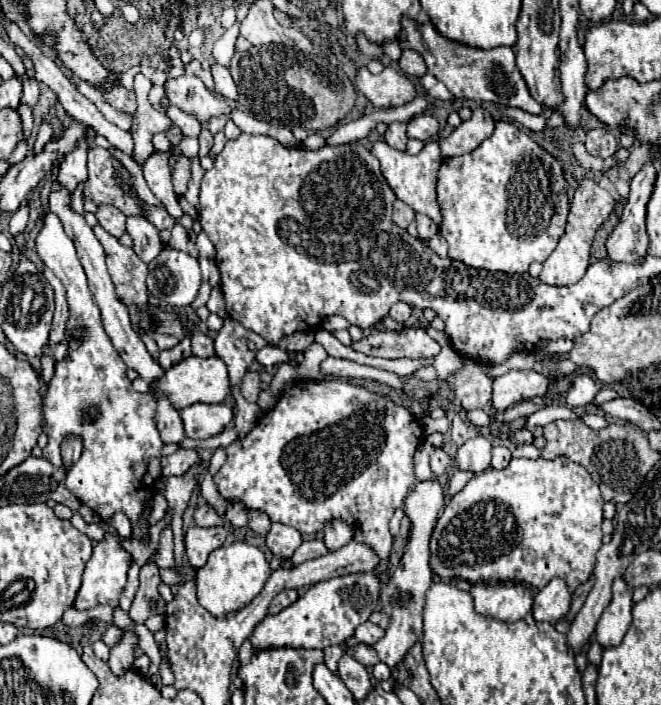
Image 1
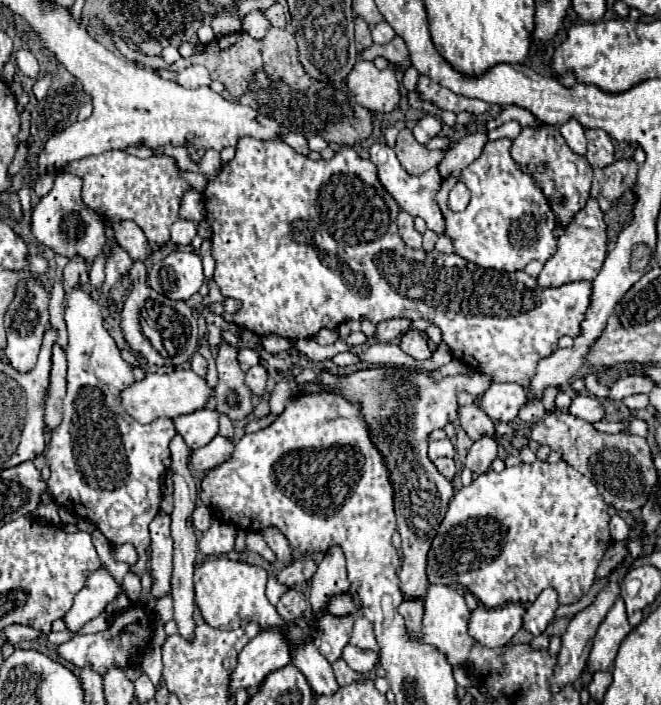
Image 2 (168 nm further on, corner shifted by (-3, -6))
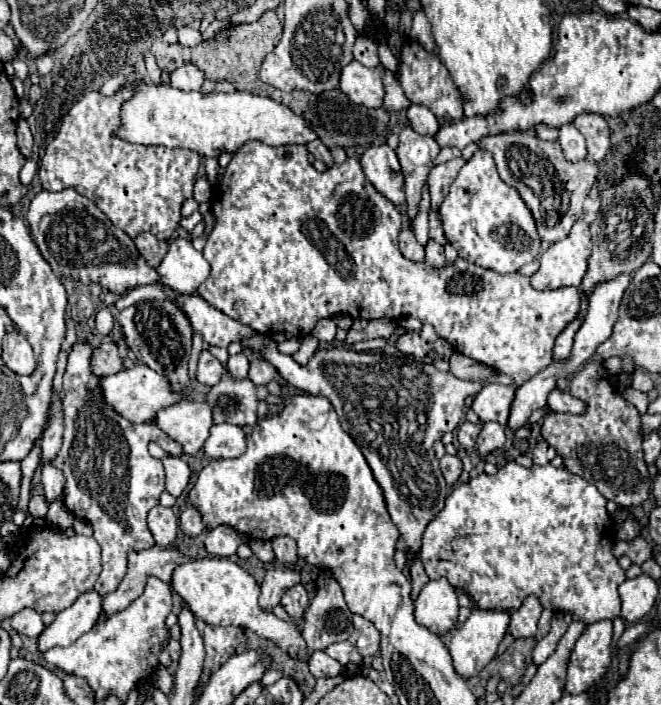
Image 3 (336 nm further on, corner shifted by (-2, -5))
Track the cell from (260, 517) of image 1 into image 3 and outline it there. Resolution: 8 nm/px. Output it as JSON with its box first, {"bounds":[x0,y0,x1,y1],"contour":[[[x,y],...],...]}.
{"bounds":[270,537,298,565],"contour":[[[274,537],[270,543],[272,543],[272,549],[274,549],[276,561],[280,561],[284,565],[296,563],[296,559],[298,559],[296,543],[290,537]]]}

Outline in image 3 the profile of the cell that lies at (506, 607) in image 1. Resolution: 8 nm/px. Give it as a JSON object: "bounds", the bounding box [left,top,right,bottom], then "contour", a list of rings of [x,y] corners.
{"bounds":[448,609,510,679],"contour":[[[474,609],[470,613],[470,617],[466,619],[466,623],[450,635],[448,649],[450,649],[450,655],[454,659],[454,667],[460,673],[460,677],[466,679],[466,677],[476,675],[486,663],[490,663],[494,659],[498,645],[508,631],[508,623],[510,623],[510,613],[506,613],[506,611]]]}

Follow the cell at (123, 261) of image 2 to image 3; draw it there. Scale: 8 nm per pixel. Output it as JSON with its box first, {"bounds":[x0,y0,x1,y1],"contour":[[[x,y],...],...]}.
{"bounds":[95,309,114,335],"contour":[[[108,309],[99,311],[95,319],[97,330],[104,335],[108,335],[114,327],[114,317],[112,313],[107,310]]]}

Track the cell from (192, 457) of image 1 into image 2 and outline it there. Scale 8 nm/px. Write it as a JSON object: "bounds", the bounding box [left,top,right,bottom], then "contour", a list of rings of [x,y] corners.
{"bounds":[191,434,235,472],"contour":[[[217,434],[207,446],[191,452],[191,466],[197,472],[207,472],[207,470],[219,466],[221,462],[229,460],[229,456],[233,454],[233,448],[235,448],[235,444],[231,438]]]}

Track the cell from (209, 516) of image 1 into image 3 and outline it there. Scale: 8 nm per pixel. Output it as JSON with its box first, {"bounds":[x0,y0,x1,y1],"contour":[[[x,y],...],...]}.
{"bounds":[180,505,206,537],"contour":[[[188,505],[188,507],[184,509],[184,513],[180,515],[180,527],[182,527],[182,531],[184,531],[186,535],[190,535],[190,537],[196,537],[196,535],[200,535],[200,533],[206,529],[200,511],[198,511],[196,507],[192,507],[192,505]]]}

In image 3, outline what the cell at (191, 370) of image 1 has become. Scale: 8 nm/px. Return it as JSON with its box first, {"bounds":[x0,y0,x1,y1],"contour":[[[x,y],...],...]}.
{"bounds":[100,363,186,423],"contour":[[[144,363],[130,367],[130,369],[122,369],[116,375],[102,377],[100,385],[102,385],[106,401],[116,409],[116,413],[120,413],[122,417],[126,417],[132,423],[148,423],[156,417],[156,413],[160,409],[164,409],[168,405],[176,405],[186,399],[184,393],[178,393],[170,387],[170,381],[164,375],[156,373],[154,369],[150,369]]]}

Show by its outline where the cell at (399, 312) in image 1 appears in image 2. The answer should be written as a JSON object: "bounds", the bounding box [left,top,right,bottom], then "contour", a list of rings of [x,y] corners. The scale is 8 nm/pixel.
{"bounds":[373,318,411,342],"contour":[[[405,318],[385,320],[385,322],[379,322],[379,324],[375,326],[373,338],[379,340],[379,342],[391,342],[391,340],[395,340],[397,336],[401,336],[403,332],[407,332],[409,326],[411,326],[411,320],[405,320]]]}

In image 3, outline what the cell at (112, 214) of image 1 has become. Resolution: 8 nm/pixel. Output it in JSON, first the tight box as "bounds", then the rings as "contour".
{"bounds":[134,233,168,267],"contour":[[[138,233],[134,237],[134,243],[150,267],[160,265],[160,261],[164,259],[164,253],[168,251],[168,243],[160,241],[158,245],[158,239],[152,233]]]}

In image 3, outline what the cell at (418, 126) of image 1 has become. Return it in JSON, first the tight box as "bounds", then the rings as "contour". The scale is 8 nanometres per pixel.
{"bounds":[408,105,440,135],"contour":[[[410,105],[408,107],[408,121],[410,121],[412,129],[420,135],[436,135],[436,131],[440,127],[434,113],[424,105]]]}

